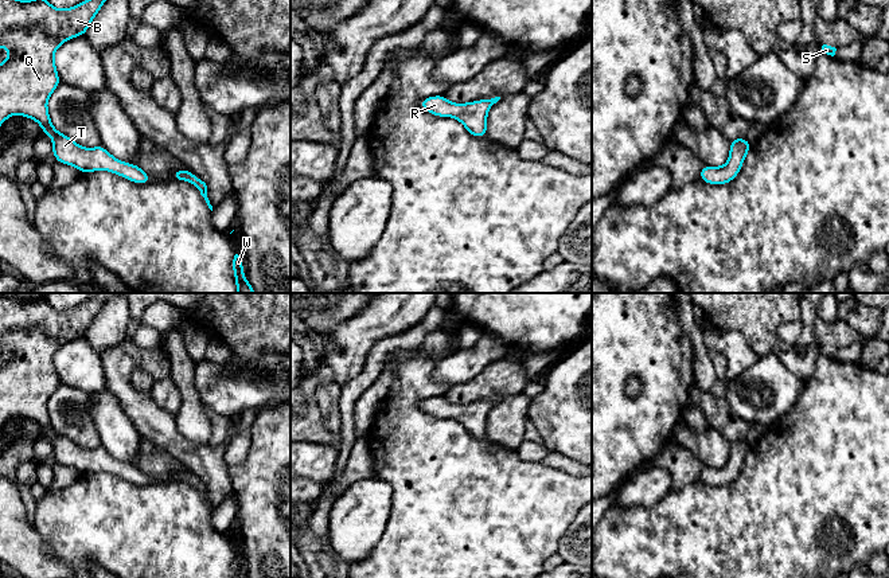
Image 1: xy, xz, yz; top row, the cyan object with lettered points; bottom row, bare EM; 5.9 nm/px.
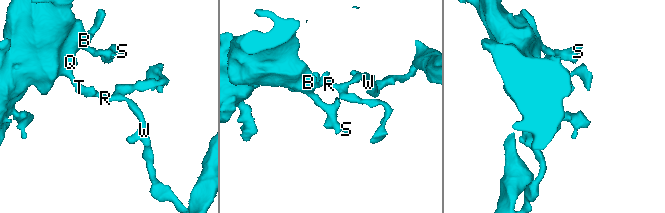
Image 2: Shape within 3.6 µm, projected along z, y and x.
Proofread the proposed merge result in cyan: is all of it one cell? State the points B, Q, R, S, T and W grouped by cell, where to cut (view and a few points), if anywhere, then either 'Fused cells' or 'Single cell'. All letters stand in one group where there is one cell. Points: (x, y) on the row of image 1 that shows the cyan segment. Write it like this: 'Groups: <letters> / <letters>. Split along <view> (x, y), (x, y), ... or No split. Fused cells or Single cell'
Groups: B Q R S T / W. Split along xy (190, 172), (184, 179). Fused cells

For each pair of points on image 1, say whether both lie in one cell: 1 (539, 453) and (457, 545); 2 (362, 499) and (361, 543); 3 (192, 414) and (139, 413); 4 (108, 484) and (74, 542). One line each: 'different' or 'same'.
1: different
2: same
3: different
4: same

